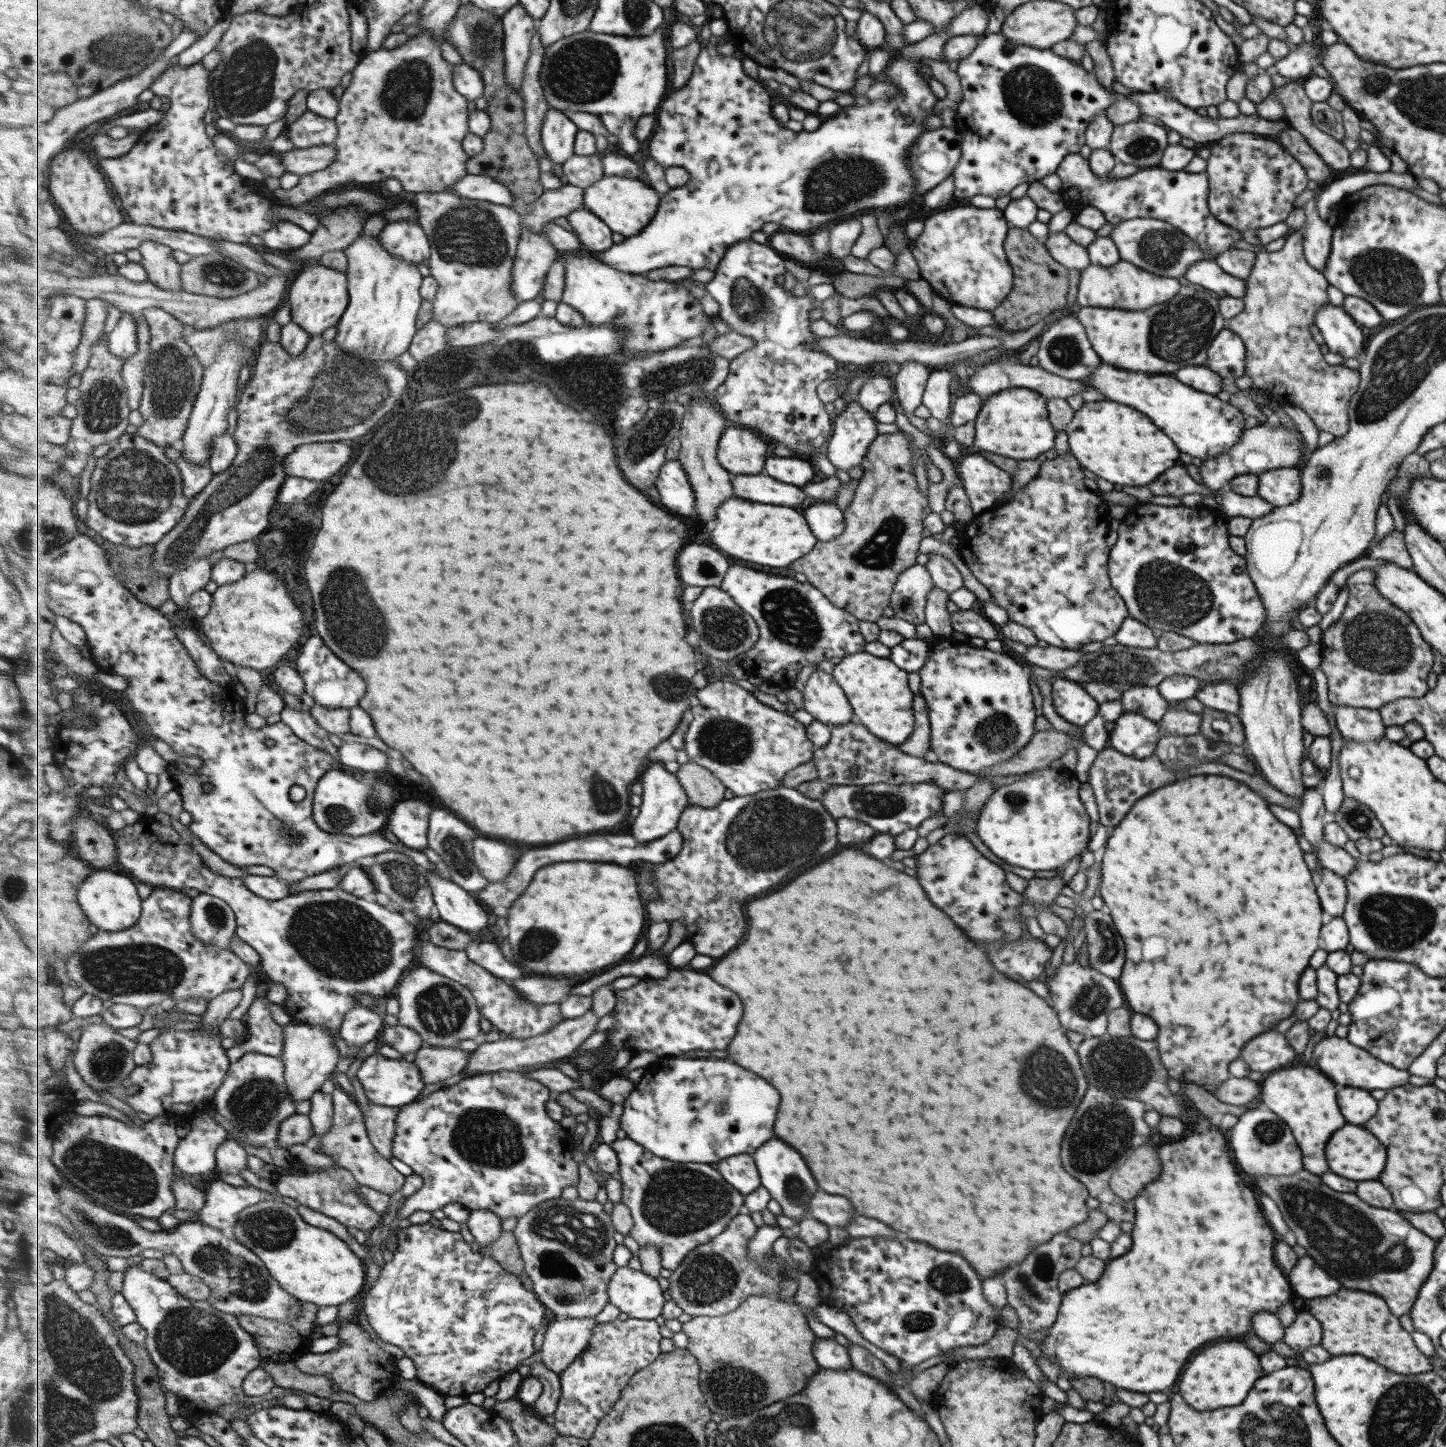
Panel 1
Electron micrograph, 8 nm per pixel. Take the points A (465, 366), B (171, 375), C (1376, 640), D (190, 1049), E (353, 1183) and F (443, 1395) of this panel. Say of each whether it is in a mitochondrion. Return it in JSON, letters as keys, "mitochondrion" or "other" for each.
{"A":"other","B":"mitochondrion","C":"mitochondrion","D":"other","E":"other","F":"other"}

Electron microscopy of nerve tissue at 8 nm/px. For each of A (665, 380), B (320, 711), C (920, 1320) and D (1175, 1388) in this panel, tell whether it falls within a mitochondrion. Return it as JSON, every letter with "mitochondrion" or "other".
{"A":"mitochondrion","B":"other","C":"mitochondrion","D":"other"}

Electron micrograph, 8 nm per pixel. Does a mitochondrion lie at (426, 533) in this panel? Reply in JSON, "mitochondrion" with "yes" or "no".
{"mitochondrion":"no"}

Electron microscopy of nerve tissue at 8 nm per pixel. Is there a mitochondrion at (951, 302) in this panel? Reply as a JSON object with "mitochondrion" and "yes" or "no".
{"mitochondrion":"no"}

